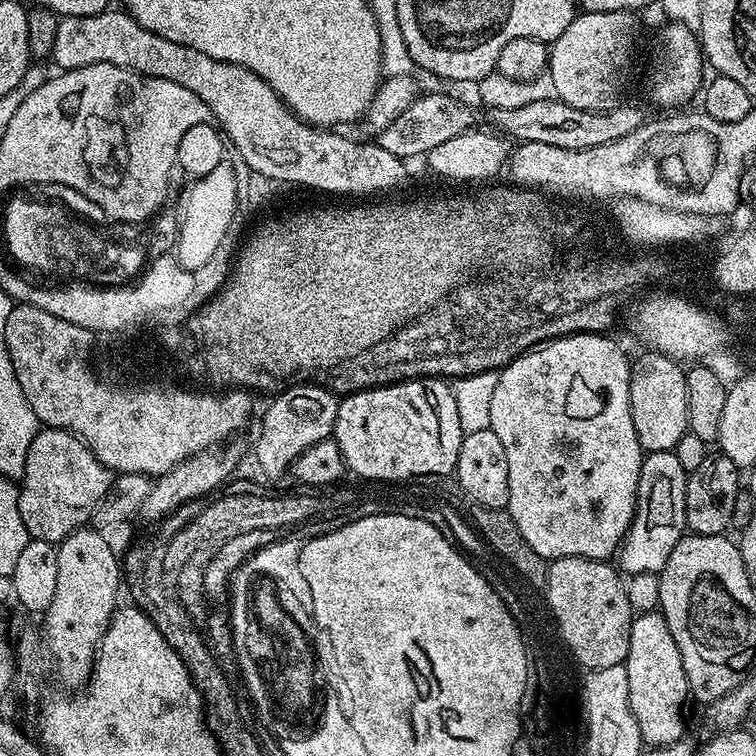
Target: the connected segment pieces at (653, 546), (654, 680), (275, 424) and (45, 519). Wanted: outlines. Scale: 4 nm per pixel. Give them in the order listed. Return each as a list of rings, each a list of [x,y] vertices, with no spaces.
[[[675,451],[649,452],[644,457],[638,478],[636,491],[636,513],[632,525],[624,536],[624,542],[618,549],[618,568],[621,573],[632,576],[644,576],[647,572],[659,574],[670,558],[670,550],[685,535],[684,503],[688,473],[682,470]]]
[[[659,610],[644,612],[635,617],[630,630],[630,650],[626,661],[629,674],[630,710],[638,722],[643,743],[648,746],[667,746],[683,741],[684,703],[690,693],[686,670],[682,670],[682,654],[674,646],[674,634],[666,626]]]
[[[300,382],[284,390],[265,410],[264,421],[260,424],[260,437],[256,440],[256,460],[268,476],[280,476],[287,468],[289,471],[307,448],[329,439],[336,426],[338,400],[327,388],[311,382]]]
[[[45,427],[37,432],[26,456],[26,466],[19,483],[19,510],[23,525],[31,539],[50,542],[54,545],[65,540],[74,529],[83,527],[97,505],[111,491],[114,476],[111,469],[98,462],[96,456],[72,432],[60,428]]]

